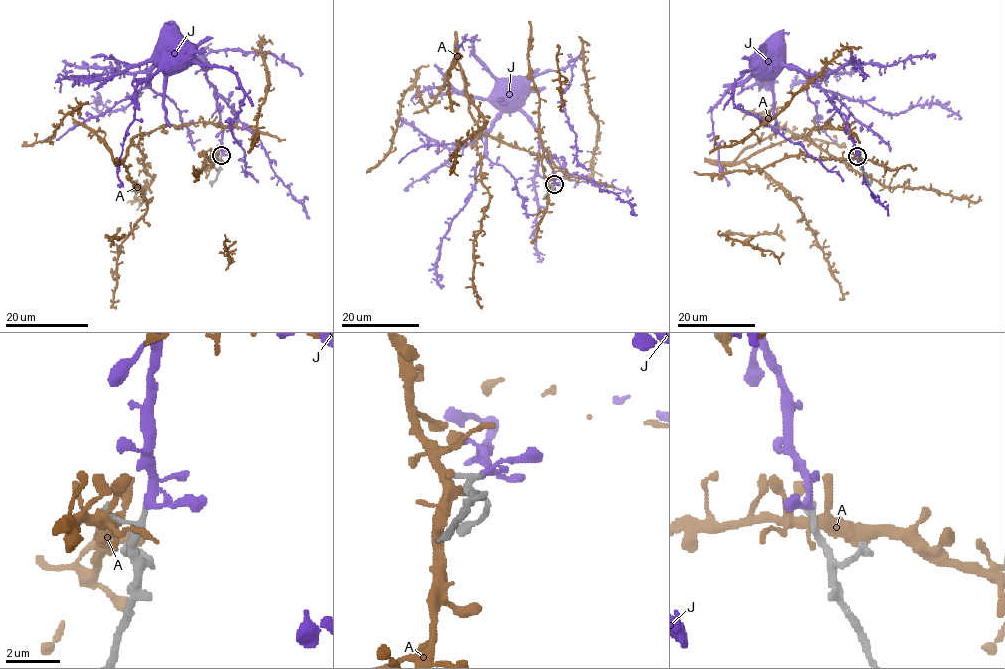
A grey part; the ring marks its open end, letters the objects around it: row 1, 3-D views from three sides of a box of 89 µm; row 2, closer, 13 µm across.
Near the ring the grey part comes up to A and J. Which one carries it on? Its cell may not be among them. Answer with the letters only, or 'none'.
J

